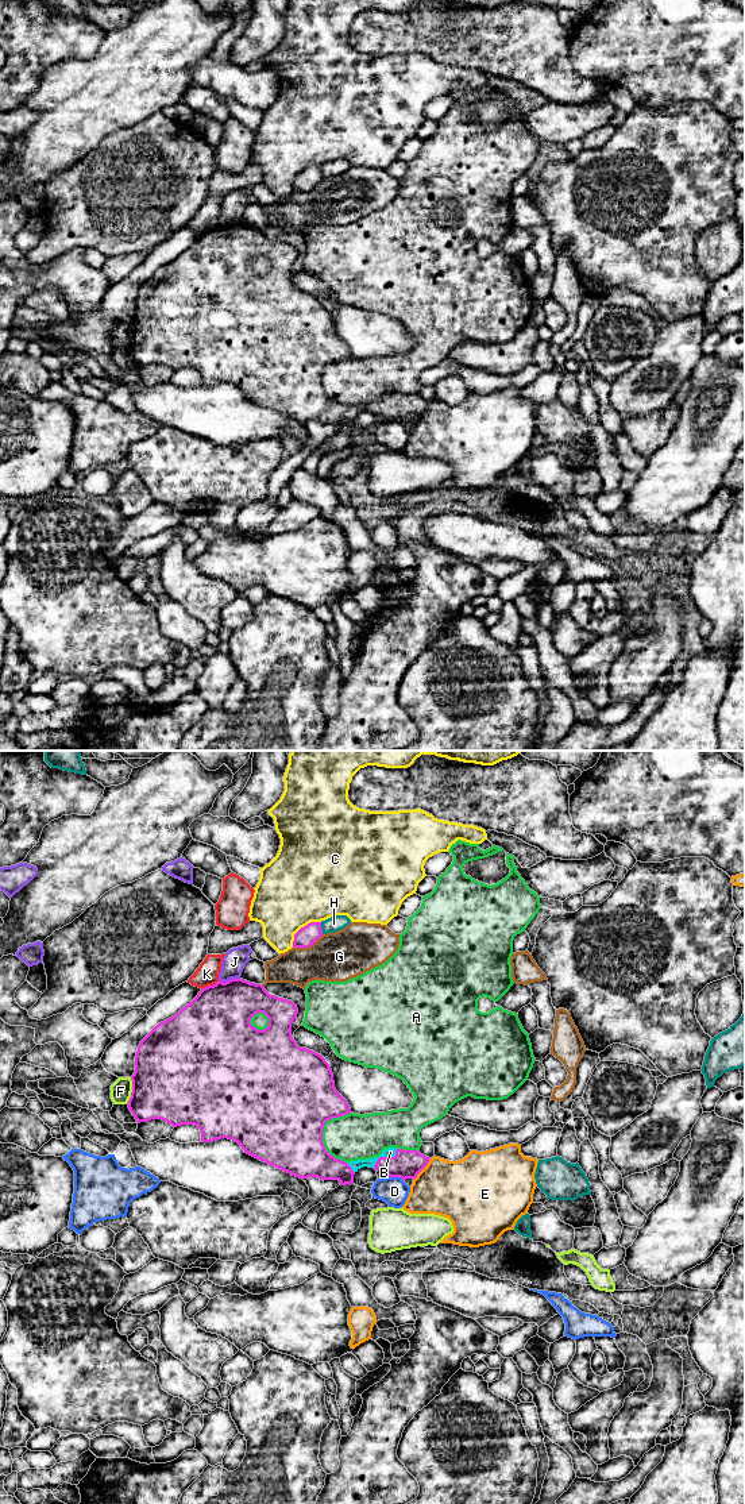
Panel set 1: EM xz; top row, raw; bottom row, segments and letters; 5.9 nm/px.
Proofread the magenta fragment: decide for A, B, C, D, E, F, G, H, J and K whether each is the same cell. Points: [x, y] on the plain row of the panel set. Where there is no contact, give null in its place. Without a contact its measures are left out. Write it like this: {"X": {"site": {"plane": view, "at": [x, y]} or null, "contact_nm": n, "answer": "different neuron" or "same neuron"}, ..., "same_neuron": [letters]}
{"A": {"site": {"plane": "xz", "at": [321, 378]}, "contact_nm": 320, "answer": "different neuron"}, "B": {"site": {"plane": "xz", "at": [385, 401]}, "contact_nm": 190, "answer": "same neuron"}, "C": {"site": {"plane": "xz", "at": [301, 172]}, "contact_nm": 240, "answer": "different neuron"}, "D": {"site": {"plane": "xz", "at": [396, 420]}, "contact_nm": 90, "answer": "different neuron"}, "E": {"site": {"plane": "xz", "at": [423, 412]}, "contact_nm": 170, "answer": "different neuron"}, "F": {"site": {"plane": "xz", "at": [132, 335]}, "contact_nm": 160, "answer": "different neuron"}, "G": {"site": {"plane": "xz", "at": [308, 191]}, "contact_nm": 200, "answer": "different neuron"}, "H": {"site": {"plane": "xz", "at": [320, 172]}, "contact_nm": 70, "answer": "different neuron"}, "J": {"site": {"plane": "xz", "at": [228, 224]}, "contact_nm": 130, "answer": "different neuron"}, "K": {"site": {"plane": "xz", "at": [209, 230]}, "contact_nm": 120, "answer": "different neuron"}, "same_neuron": ["B"]}

